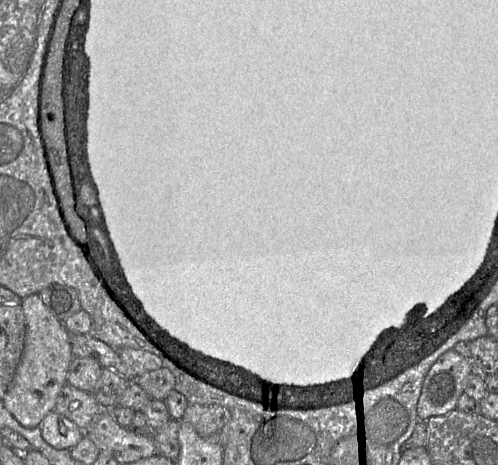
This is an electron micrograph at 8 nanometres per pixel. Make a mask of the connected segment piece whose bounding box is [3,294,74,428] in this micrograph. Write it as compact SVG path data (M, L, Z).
M38 294L20 302L25 318L24 349L15 376L3 398L5 408L24 427L38 427L44 417L54 410L58 395L67 383L67 373L74 358L69 343L69 332L44 305Z

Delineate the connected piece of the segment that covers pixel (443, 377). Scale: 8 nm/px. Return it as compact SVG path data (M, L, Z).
M449 350L443 353L426 374L417 413L419 420L427 421L457 408L459 397L464 393L467 377L473 372L469 359Z

